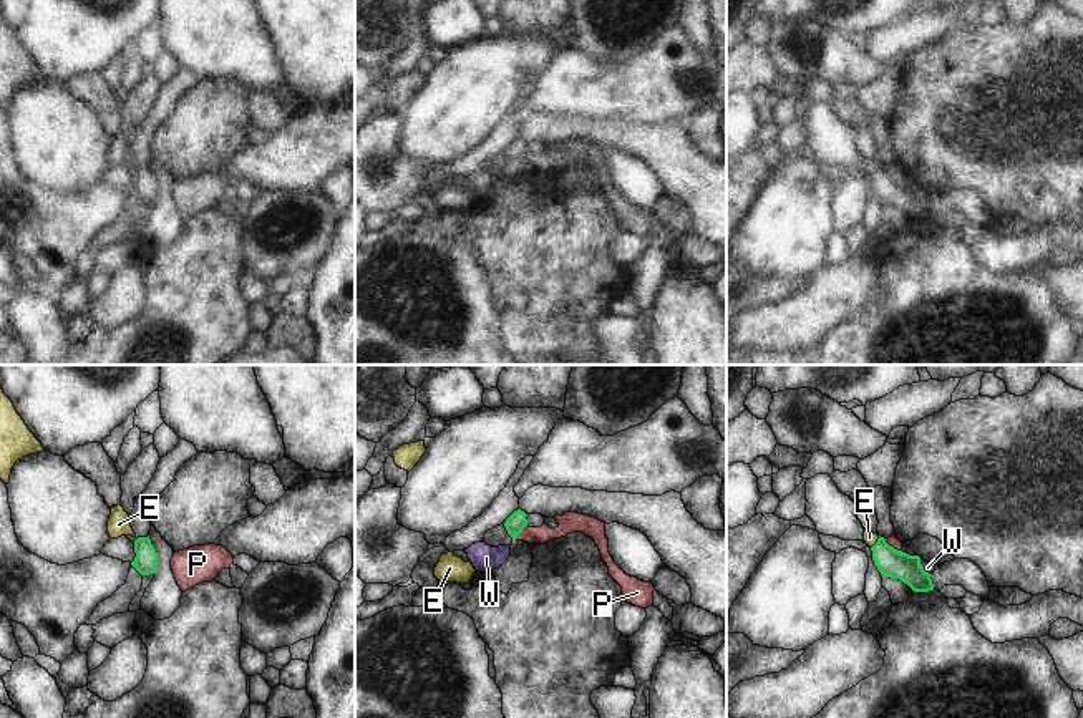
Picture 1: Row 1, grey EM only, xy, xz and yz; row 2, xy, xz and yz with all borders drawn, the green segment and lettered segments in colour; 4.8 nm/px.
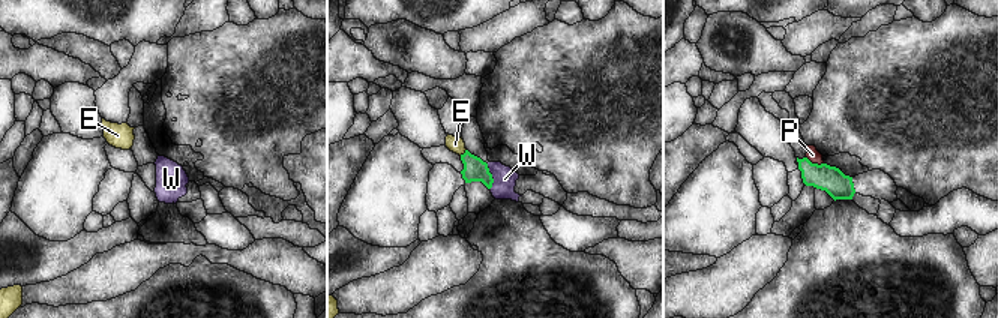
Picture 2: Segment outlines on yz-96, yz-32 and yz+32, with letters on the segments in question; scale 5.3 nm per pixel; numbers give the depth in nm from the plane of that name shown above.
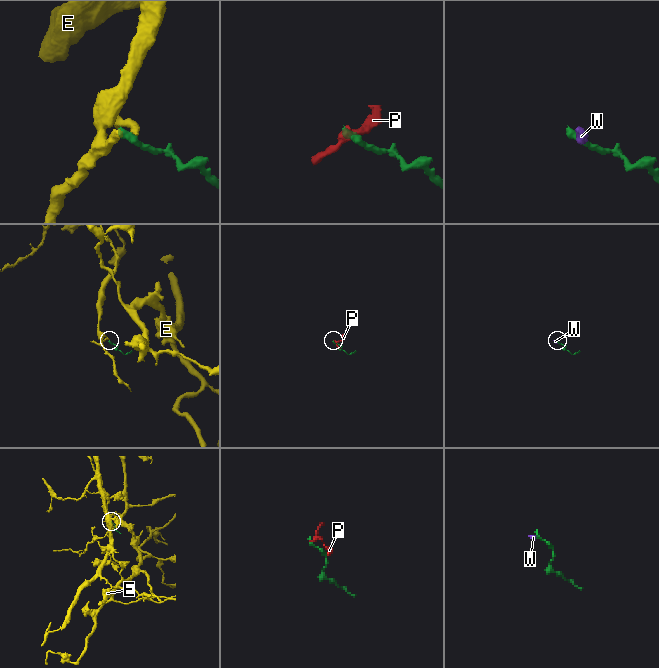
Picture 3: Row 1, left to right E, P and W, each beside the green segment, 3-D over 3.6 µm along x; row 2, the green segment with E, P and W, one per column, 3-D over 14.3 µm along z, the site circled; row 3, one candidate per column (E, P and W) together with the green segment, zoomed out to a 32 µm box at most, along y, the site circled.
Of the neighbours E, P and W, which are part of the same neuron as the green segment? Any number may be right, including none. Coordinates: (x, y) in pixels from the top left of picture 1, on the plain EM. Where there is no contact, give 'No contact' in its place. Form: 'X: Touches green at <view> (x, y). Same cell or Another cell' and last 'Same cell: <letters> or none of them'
E: Touches green at yz (876, 171). Same cell
P: Touches green at xz (521, 160). Another cell
W: Touches green at yz (921, 194). Another cell
Same cell: E.

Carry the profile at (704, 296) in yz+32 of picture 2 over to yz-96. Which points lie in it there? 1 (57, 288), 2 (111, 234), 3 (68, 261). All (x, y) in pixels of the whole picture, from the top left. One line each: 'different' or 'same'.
1: same
2: different
3: different

